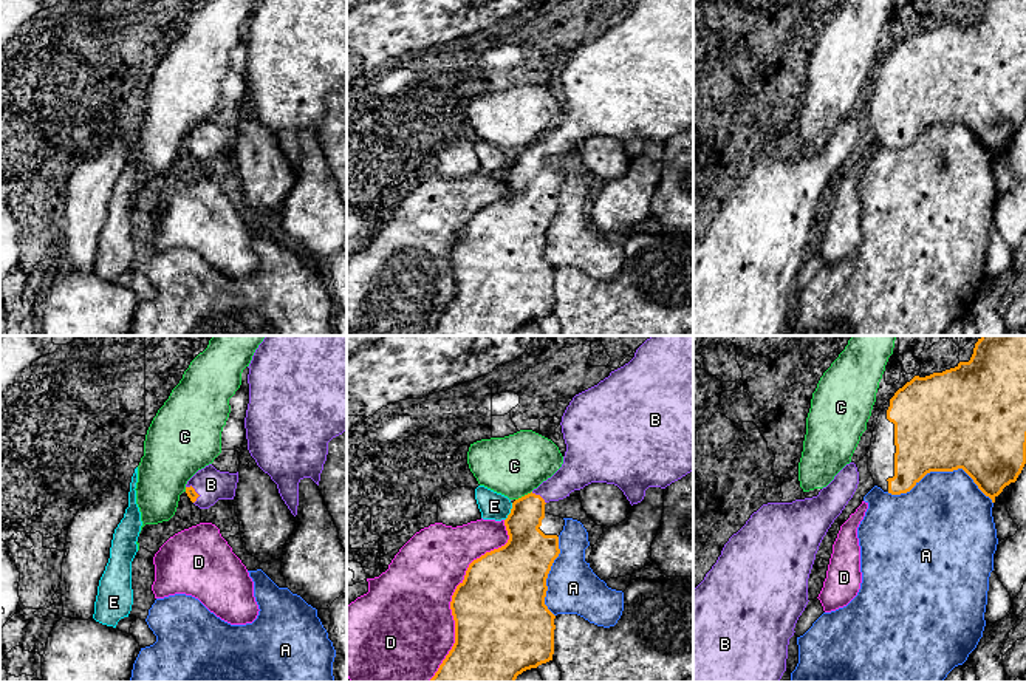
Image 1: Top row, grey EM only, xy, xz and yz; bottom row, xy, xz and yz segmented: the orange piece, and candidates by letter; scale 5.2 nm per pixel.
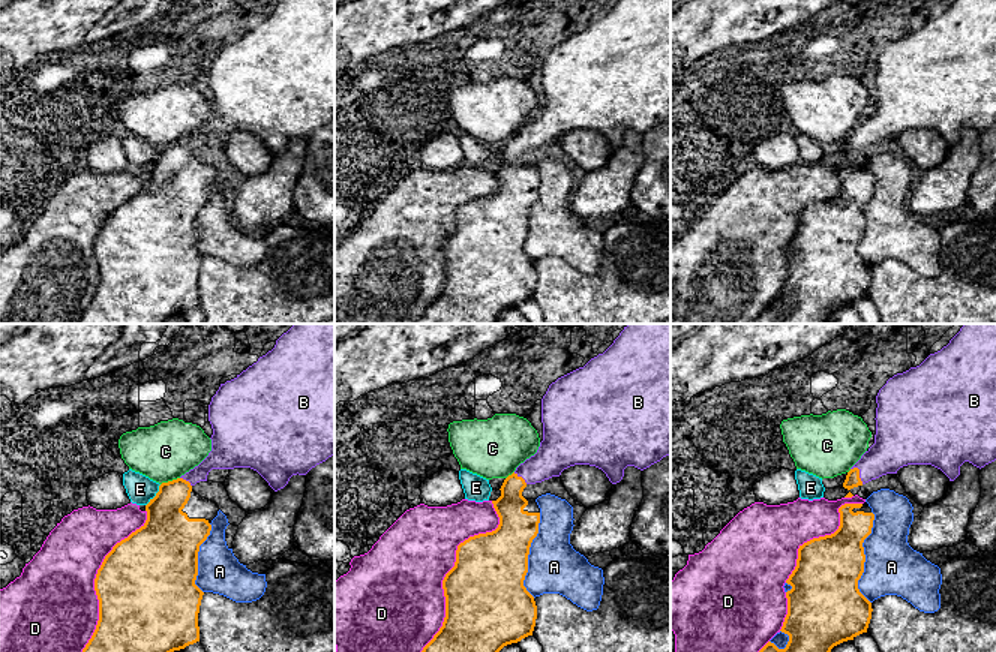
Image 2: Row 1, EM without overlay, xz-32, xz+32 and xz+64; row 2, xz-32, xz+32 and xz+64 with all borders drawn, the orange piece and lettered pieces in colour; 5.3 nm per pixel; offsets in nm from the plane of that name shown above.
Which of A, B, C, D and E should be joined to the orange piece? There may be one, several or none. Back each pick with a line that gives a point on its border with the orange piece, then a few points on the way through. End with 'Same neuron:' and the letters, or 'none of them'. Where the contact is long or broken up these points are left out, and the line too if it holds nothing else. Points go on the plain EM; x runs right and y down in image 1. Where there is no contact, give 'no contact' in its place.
B: meets orange in xz at (539, 149); runs through xz (526, 195), (526, 166), (539, 149), (557, 141), (579, 122)
Same neuron: B

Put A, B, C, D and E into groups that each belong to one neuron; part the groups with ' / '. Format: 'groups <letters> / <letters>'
groups A / B / C / D / E

